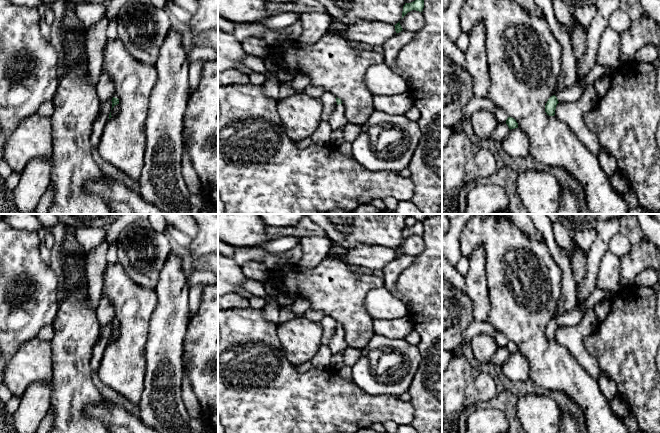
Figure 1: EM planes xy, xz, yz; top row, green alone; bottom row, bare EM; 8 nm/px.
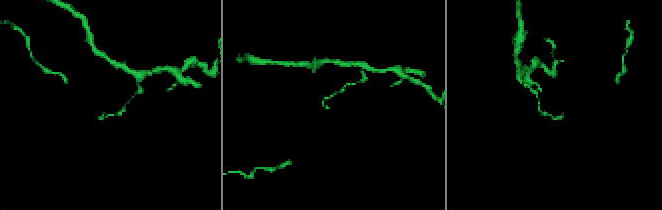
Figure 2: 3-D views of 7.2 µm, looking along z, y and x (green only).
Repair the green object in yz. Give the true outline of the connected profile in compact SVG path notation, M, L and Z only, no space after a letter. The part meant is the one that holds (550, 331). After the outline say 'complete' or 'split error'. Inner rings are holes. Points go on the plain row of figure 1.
M596 288L584 304L576 306L574 310L551 320L545 329L545 336L549 340L554 340L556 330L559 326L576 326L583 320L588 310L593 309L598 302L610 300L612 297L612 294L608 291Z; split error

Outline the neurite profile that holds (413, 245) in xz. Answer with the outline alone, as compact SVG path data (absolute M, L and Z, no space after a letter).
M412 234L399 247L404 255L415 257L423 252L425 243L422 236Z

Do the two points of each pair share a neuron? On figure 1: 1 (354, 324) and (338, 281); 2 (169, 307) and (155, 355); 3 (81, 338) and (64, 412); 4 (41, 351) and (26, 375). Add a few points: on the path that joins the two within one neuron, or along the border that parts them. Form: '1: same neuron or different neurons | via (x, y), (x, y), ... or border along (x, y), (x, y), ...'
1: same neuron | via (352, 313), (339, 292)
2: same neuron | via (169, 319), (165, 343)
3: same neuron | via (72, 356), (70, 394)
4: same neuron | via (35, 357), (26, 369)

